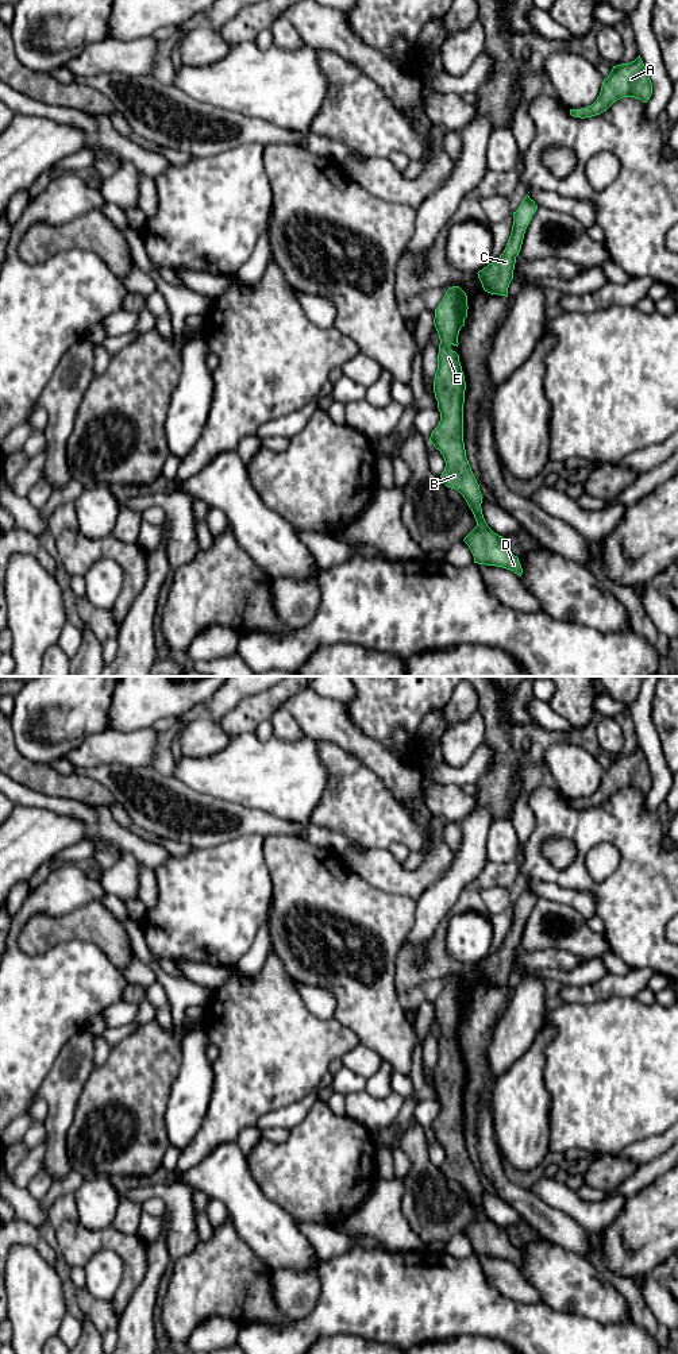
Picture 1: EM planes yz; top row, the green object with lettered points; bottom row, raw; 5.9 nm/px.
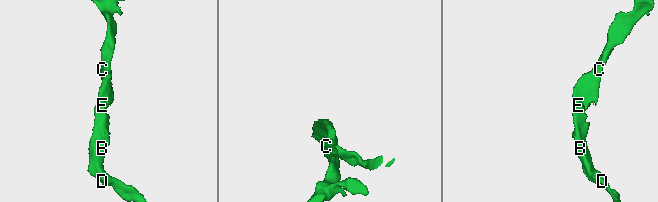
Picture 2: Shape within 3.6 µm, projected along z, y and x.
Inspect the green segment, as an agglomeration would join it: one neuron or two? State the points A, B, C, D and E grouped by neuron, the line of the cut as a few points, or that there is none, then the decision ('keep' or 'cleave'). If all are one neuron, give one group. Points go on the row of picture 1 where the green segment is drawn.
groups A B C D E; cut none; keep

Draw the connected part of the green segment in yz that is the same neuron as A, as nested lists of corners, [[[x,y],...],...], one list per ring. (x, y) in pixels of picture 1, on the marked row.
[[[640,55],[629,62],[613,66],[604,80],[597,100],[582,109],[570,109],[574,117],[592,117],[606,111],[623,97],[635,97],[647,103],[652,94],[652,84]]]

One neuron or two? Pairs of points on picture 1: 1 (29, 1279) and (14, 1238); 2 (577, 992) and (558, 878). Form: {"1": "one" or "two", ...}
{"1": "two", "2": "two"}

